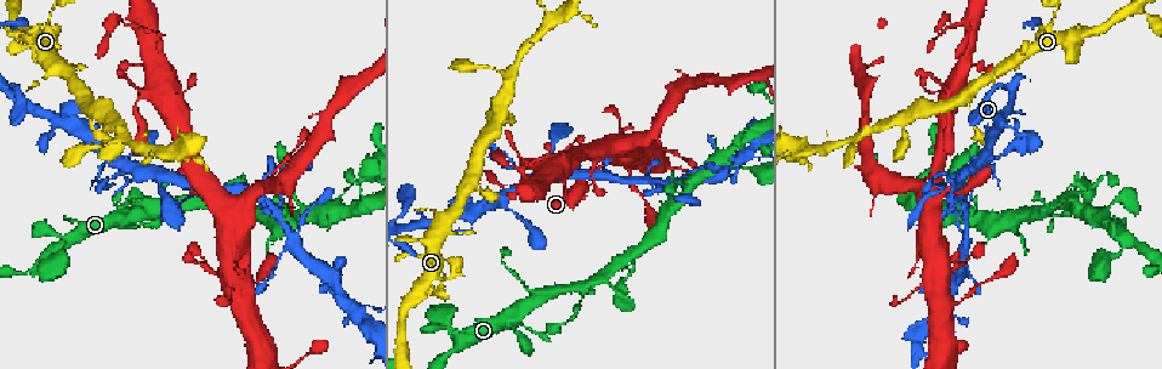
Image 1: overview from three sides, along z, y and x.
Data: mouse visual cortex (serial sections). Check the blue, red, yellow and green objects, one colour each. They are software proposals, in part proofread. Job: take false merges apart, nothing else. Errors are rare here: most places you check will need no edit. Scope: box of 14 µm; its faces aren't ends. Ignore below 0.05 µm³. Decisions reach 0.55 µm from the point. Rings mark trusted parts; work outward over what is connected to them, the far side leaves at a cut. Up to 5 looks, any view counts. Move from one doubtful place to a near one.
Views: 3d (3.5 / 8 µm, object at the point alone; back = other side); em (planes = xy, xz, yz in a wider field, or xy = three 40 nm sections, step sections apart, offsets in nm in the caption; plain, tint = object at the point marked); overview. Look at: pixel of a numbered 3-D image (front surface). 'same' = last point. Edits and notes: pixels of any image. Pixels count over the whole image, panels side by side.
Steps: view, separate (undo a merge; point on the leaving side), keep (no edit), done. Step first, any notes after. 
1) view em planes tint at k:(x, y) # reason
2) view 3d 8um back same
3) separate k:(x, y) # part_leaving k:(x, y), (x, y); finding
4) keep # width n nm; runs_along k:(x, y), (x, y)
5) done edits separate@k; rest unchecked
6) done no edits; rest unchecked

view 3d 8um at 1:(966, 195)

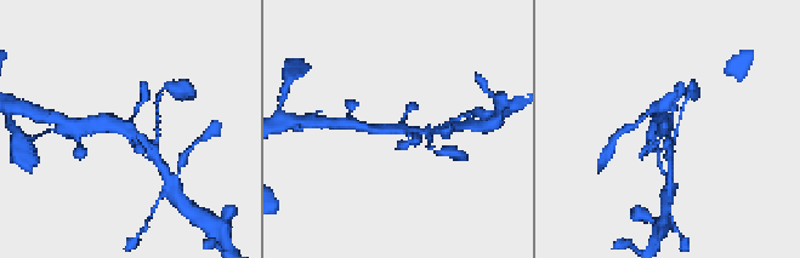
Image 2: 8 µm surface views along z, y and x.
view 3d 3.5um at 2:(391, 126)

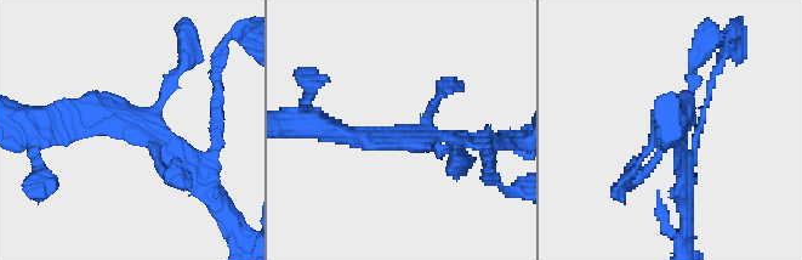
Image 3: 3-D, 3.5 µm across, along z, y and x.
view em xy step 1 tint at 3:(135, 129) # need the tissue

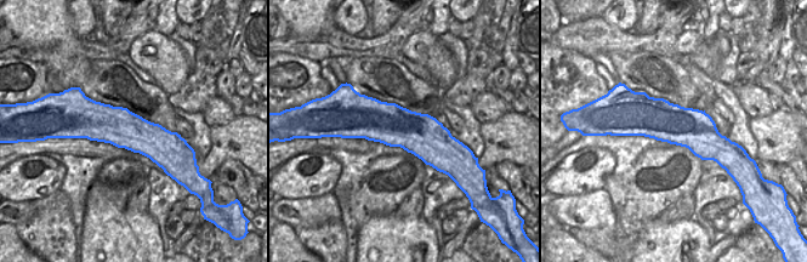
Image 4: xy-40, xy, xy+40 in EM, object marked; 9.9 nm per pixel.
keep # runs_along 3:(52, 122), (123, 122), (202, 181); one cell here

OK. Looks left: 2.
view 3d 3.5um at 1:(965, 234) # sharp bend

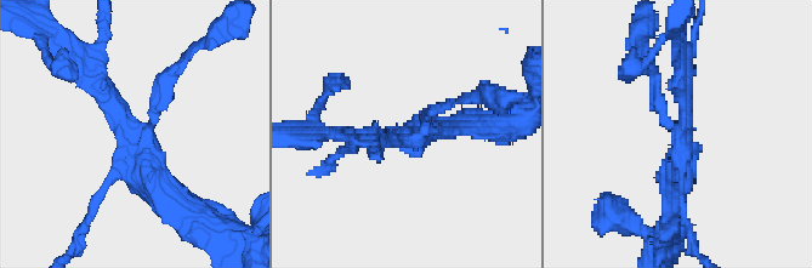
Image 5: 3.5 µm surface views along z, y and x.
view em planes tint at 5:(683, 133) # arms 4; arm_widths 100, 150, 250, 350 nm

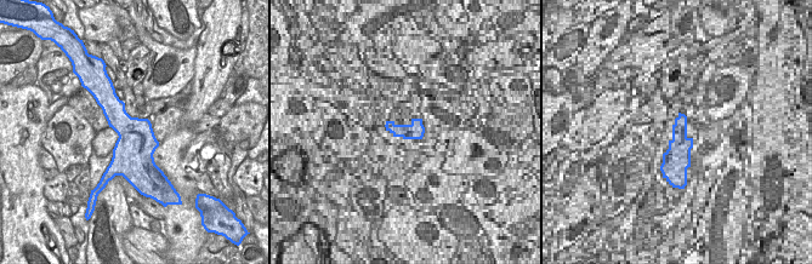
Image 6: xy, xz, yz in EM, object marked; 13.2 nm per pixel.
keep # runs_along 5:(84, 69), (166, 203); continuous, no second cell

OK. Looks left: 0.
done no edits; rest unchecked

